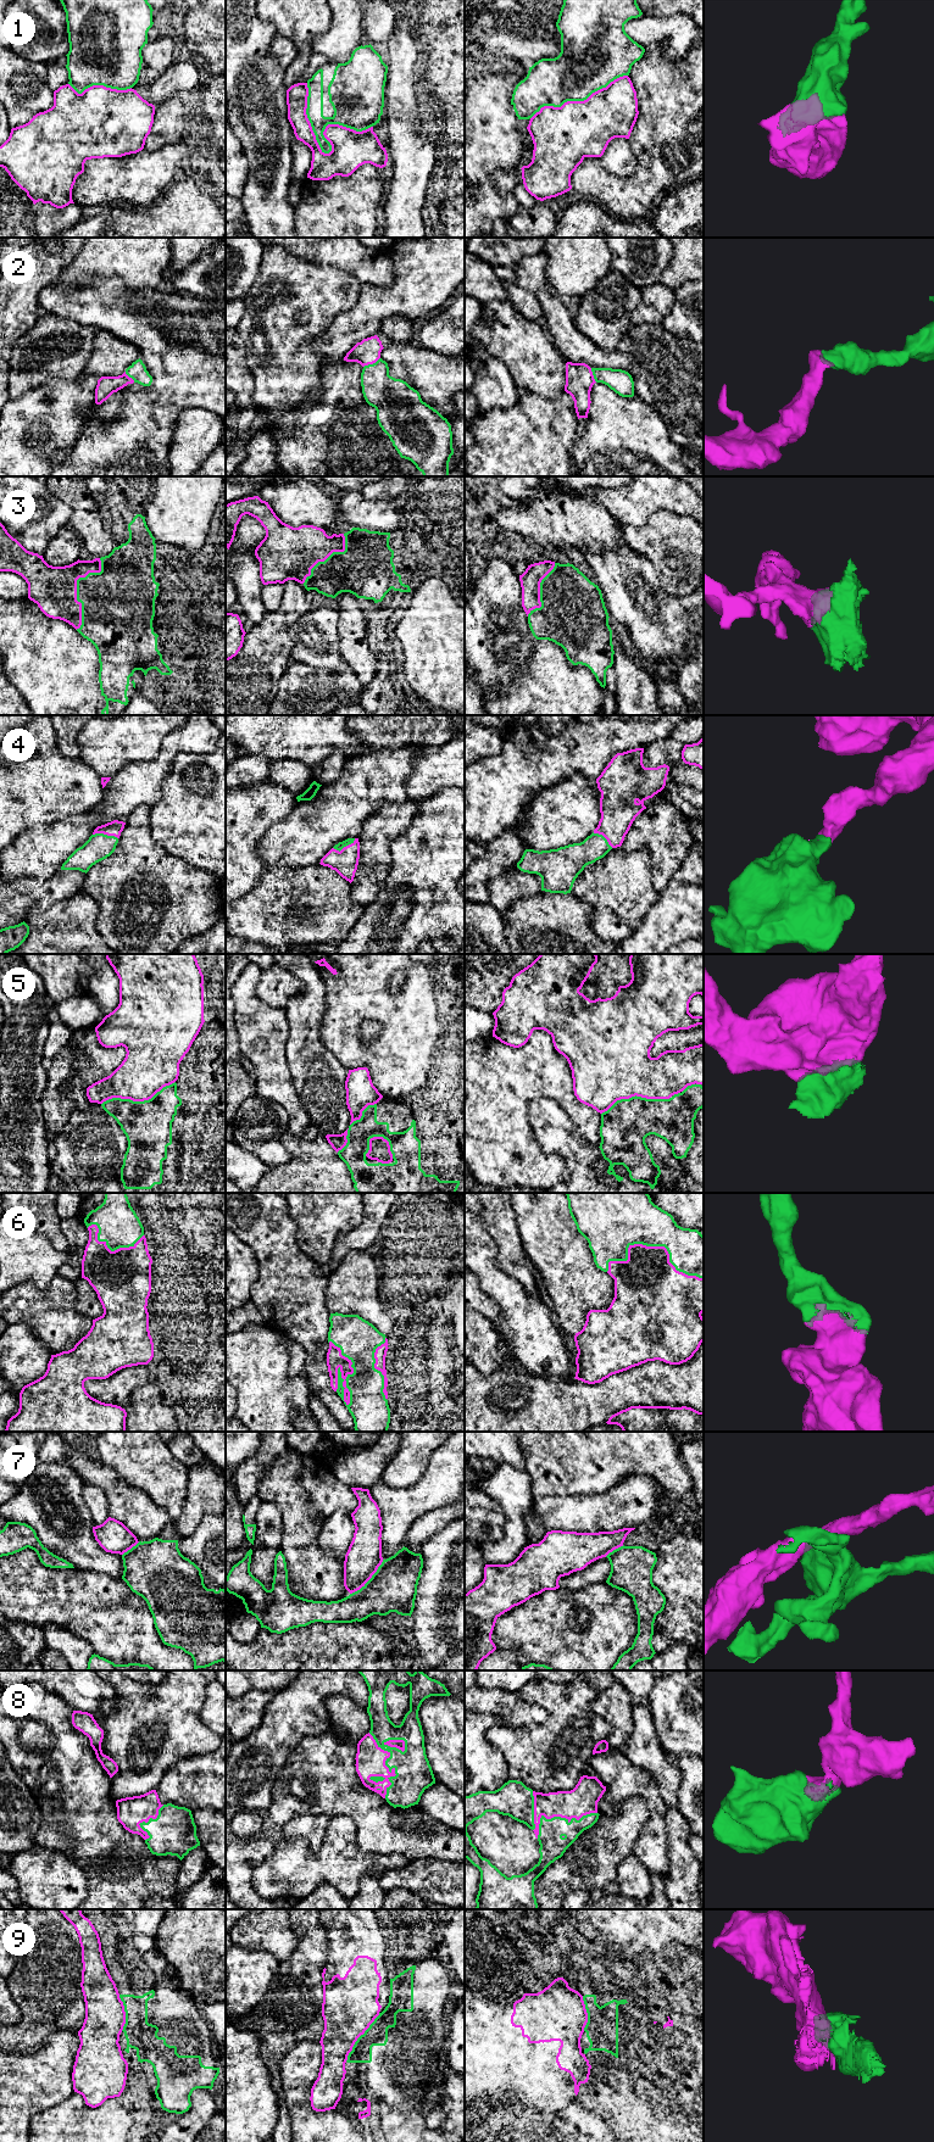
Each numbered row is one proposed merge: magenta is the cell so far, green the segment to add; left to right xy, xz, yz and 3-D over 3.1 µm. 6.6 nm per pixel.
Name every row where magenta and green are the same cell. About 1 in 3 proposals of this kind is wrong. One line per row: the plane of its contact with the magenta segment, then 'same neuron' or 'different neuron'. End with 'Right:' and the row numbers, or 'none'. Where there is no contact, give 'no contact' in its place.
1: meets magenta in xz; different neuron
2: meets magenta in xz; same neuron
3: meets magenta in xy; same neuron
4: meets magenta in xy; same neuron
5: meets magenta in xy; different neuron
6: meets magenta in xz; same neuron
7: meets magenta in xz; different neuron
8: meets magenta in xz; same neuron
9: meets magenta in xz; different neuron
Right: 2, 3, 4, 6, 8

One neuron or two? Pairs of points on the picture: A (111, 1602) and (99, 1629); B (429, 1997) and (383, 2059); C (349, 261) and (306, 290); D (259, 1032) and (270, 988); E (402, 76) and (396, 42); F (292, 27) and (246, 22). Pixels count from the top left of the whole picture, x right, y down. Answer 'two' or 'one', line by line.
A: one
B: one
C: two
D: two
E: one
F: two

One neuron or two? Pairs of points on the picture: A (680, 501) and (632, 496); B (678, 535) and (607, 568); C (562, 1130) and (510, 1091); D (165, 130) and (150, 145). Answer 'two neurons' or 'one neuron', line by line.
A: one neuron
B: two neurons
C: two neurons
D: one neuron

